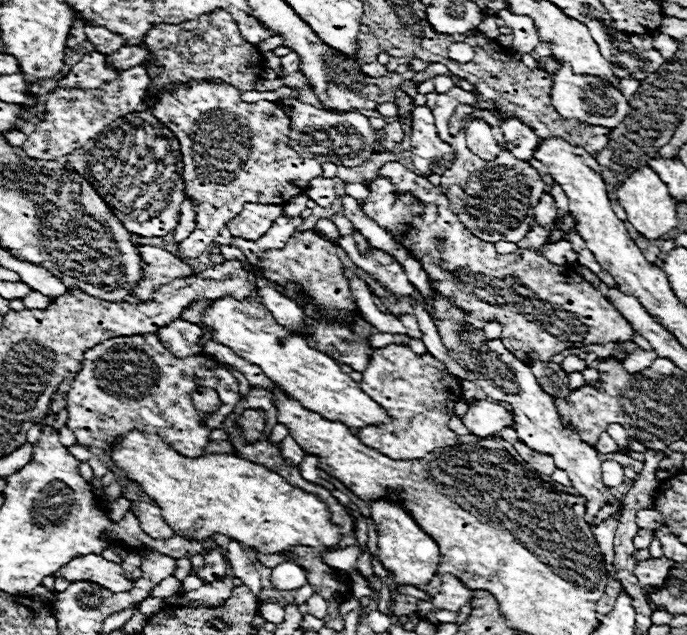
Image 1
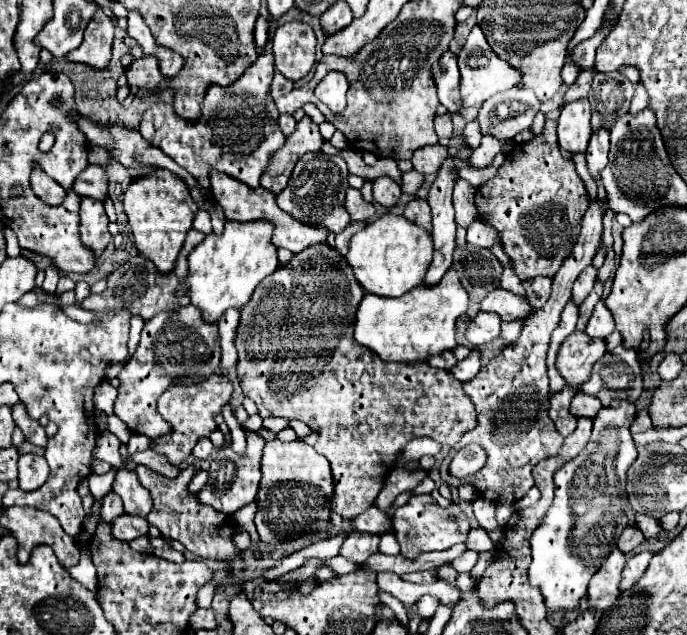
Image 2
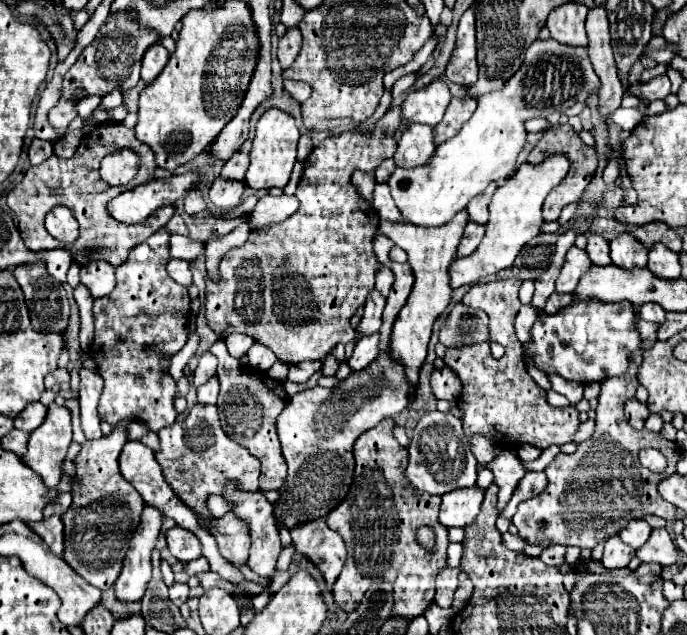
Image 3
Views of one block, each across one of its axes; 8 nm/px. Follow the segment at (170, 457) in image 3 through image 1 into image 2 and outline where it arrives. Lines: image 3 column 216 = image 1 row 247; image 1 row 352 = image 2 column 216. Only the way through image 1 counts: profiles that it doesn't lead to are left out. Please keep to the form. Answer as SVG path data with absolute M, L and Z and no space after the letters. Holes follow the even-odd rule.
M136 466L136 474L138 480L142 482L142 486L150 492L154 506L148 514L148 524L156 526L160 530L160 534L170 536L172 540L178 540L184 544L186 550L190 550L194 556L200 558L216 558L220 562L228 562L232 566L232 574L236 578L242 576L242 554L236 550L236 546L232 544L232 530L234 530L234 522L230 516L224 514L216 514L216 510L208 508L208 506L200 506L200 502L196 502L196 494L188 492L188 484L194 478L194 468L186 468L180 472L178 478L168 480L164 476L154 474L152 470L148 470L146 466Z

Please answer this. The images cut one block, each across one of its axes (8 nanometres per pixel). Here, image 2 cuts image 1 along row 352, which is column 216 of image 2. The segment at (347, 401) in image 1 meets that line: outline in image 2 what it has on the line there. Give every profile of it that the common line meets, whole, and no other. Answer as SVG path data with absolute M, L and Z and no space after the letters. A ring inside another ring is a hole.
M228 222L224 234L208 234L188 256L188 276L178 284L178 296L190 296L190 304L200 308L202 318L210 324L218 324L220 316L228 308L242 308L248 304L254 288L278 268L278 250L270 242L270 222Z

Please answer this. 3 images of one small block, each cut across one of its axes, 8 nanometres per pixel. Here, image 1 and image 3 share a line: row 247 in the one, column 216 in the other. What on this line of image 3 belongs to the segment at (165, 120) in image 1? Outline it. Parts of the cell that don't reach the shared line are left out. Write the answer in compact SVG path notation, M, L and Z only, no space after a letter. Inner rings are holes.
M216 178L214 184L210 186L208 200L218 210L230 210L230 208L240 204L242 192L244 192L244 182L232 182L232 180Z

